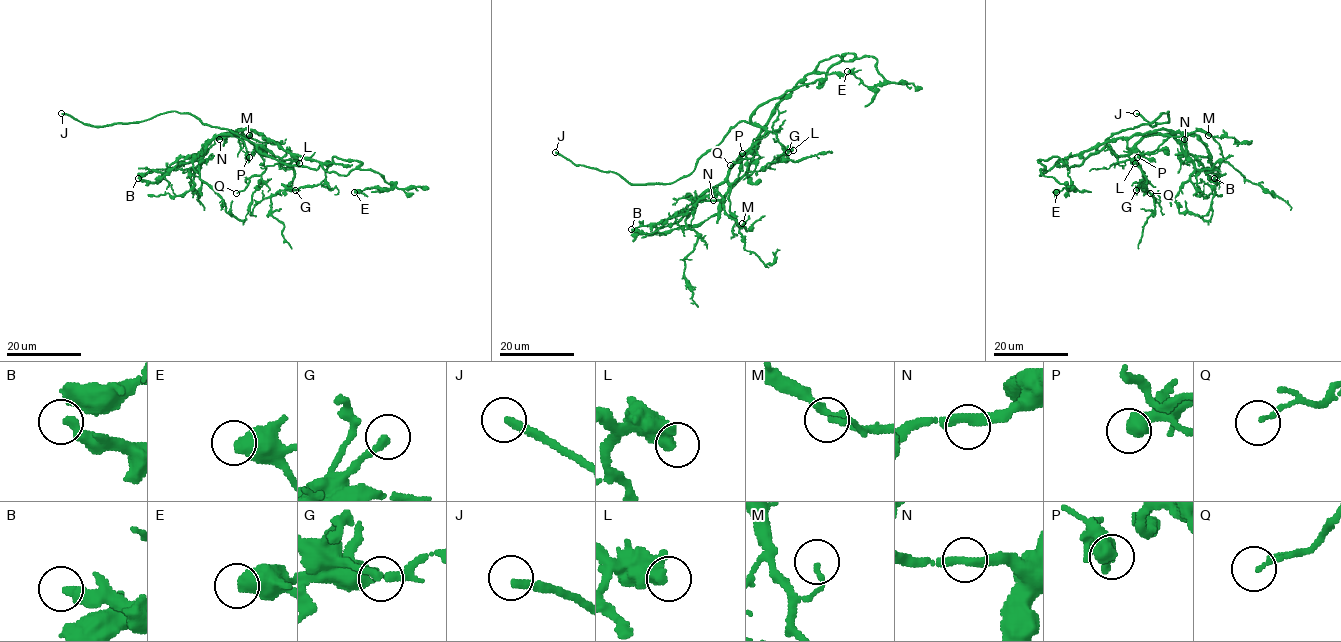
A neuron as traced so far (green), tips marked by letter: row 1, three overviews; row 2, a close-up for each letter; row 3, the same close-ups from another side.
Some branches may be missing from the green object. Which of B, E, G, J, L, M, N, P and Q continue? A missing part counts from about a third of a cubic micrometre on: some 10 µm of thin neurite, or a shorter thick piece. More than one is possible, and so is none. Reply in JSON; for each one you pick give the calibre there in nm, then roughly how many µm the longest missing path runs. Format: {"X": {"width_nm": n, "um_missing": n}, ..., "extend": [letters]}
{"J": {"width_nm": 280, "um_missing": 25}, "L": {"width_nm": 380, "um_missing": 30}, "extend": ["J", "L"]}

